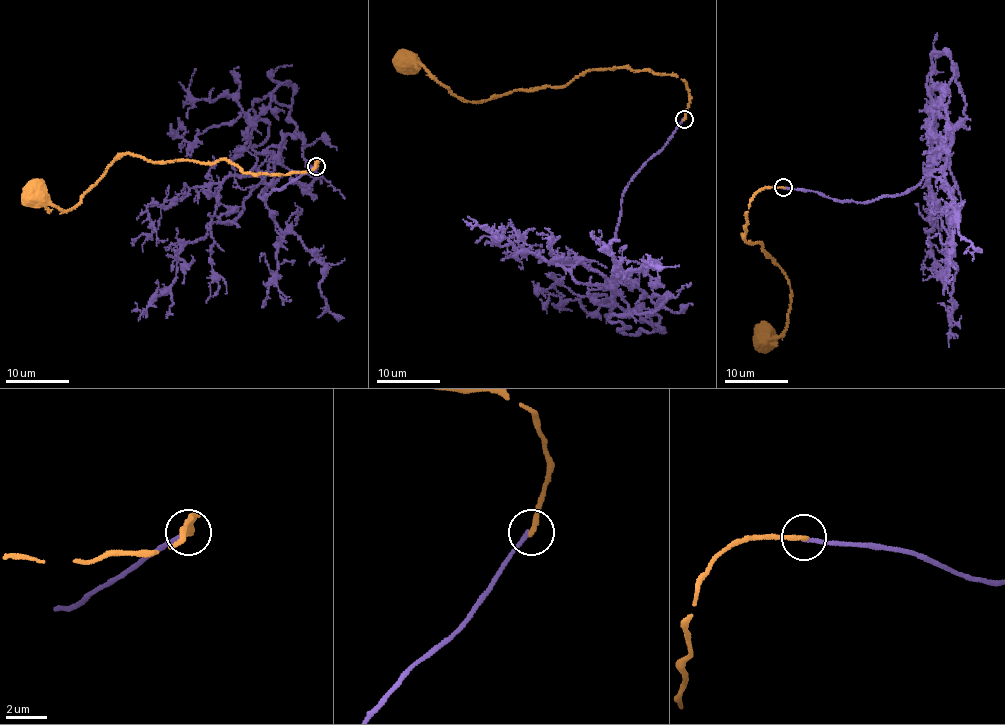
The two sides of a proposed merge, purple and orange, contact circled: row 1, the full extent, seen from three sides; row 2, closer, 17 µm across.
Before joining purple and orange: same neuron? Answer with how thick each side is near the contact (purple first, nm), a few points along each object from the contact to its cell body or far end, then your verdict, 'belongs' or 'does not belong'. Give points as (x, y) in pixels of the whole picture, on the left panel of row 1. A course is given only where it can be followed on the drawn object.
200 nm thick on the purple side, 240 nm on the other; purple runs (315, 166), (264, 200), (263, 181), (233, 221), (212, 222), (181, 248), (176, 280), (147, 312), (135, 302); orange runs (317, 166), (318, 159), (311, 171), (246, 174), (226, 161), (128, 154), (66, 210), (38, 192); belongs

